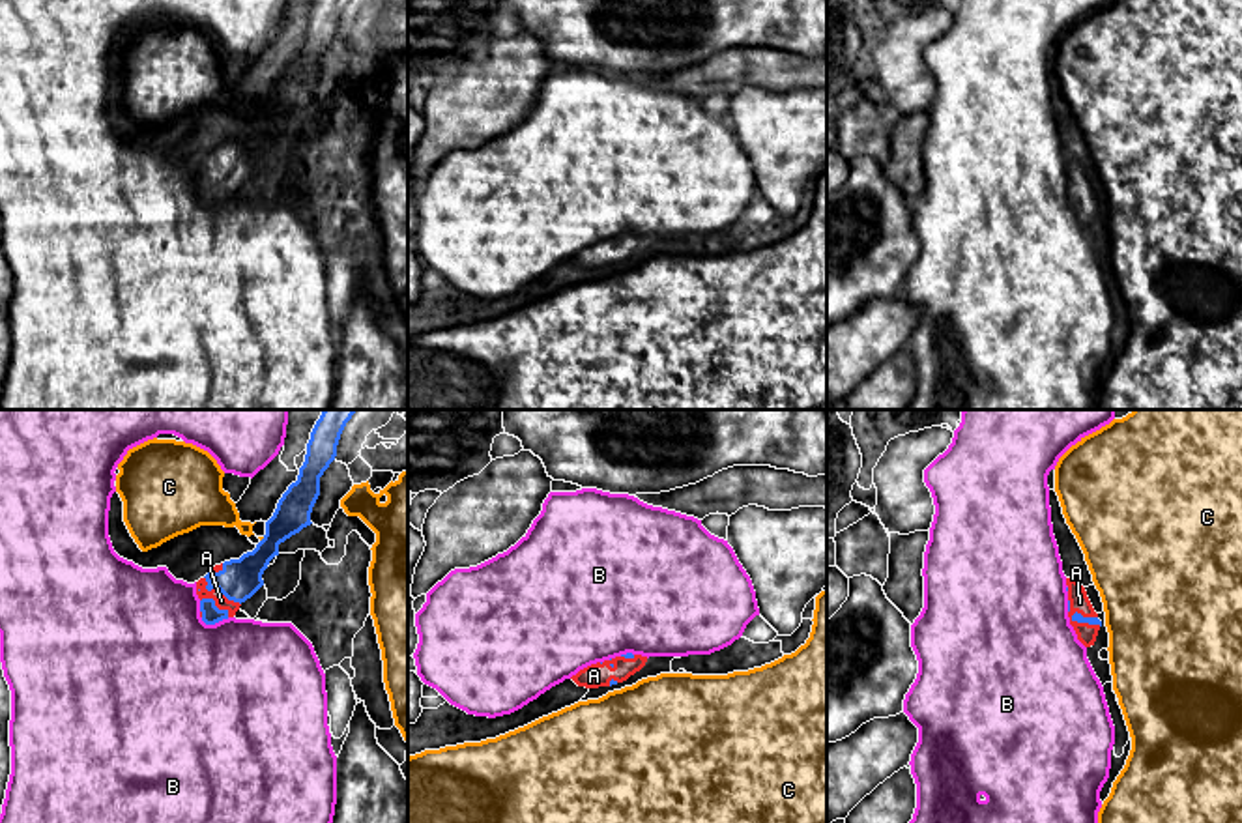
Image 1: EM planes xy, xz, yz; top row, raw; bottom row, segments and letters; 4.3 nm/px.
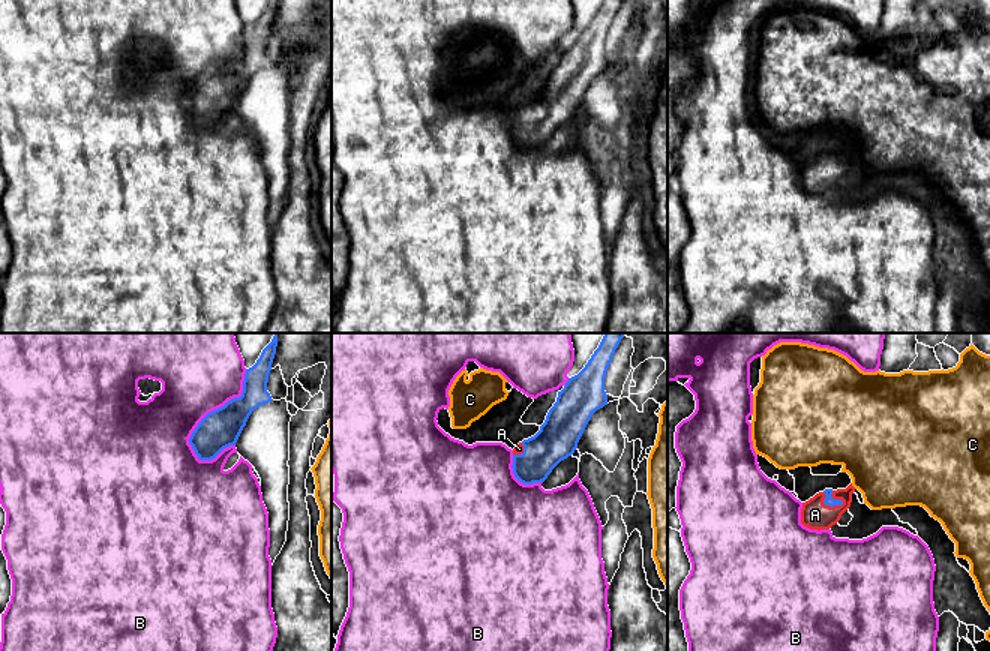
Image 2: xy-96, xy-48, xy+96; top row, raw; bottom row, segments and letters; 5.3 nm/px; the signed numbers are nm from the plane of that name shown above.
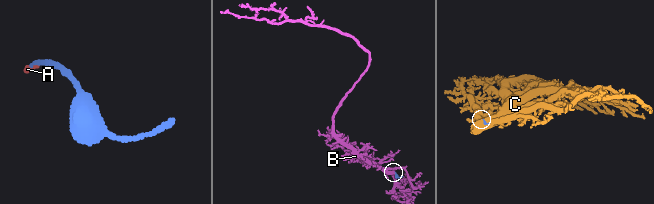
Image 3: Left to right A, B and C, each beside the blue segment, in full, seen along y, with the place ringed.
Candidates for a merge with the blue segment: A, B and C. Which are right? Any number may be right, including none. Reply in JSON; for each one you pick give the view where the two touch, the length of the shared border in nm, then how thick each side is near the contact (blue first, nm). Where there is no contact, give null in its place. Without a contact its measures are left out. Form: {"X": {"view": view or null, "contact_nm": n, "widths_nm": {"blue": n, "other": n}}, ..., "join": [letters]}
{"A": {"view": "yz", "contact_nm": 140, "widths_nm": {"blue": 40, "other": 90}}, "join": ["A"]}

